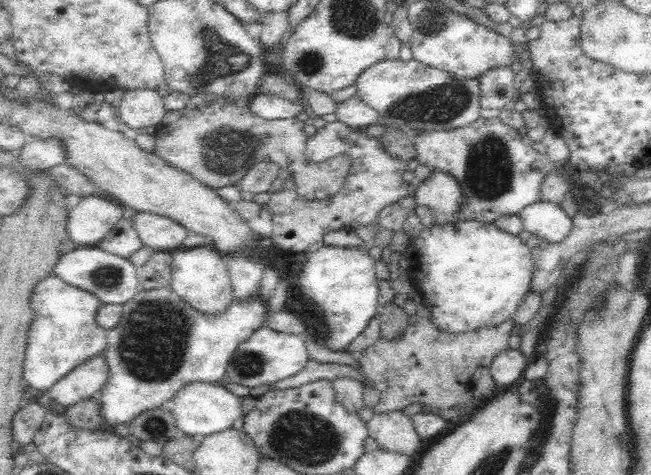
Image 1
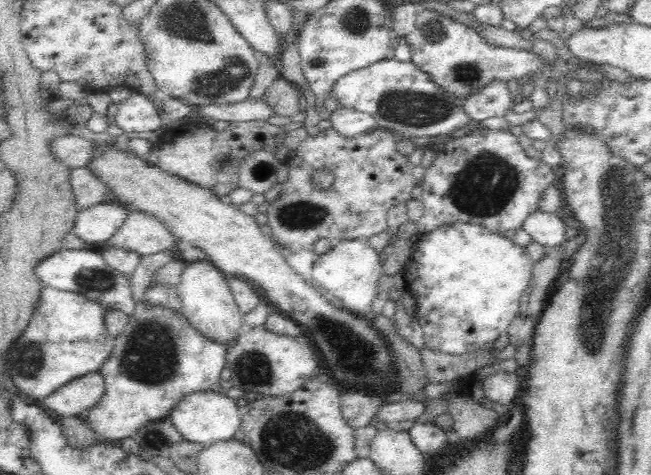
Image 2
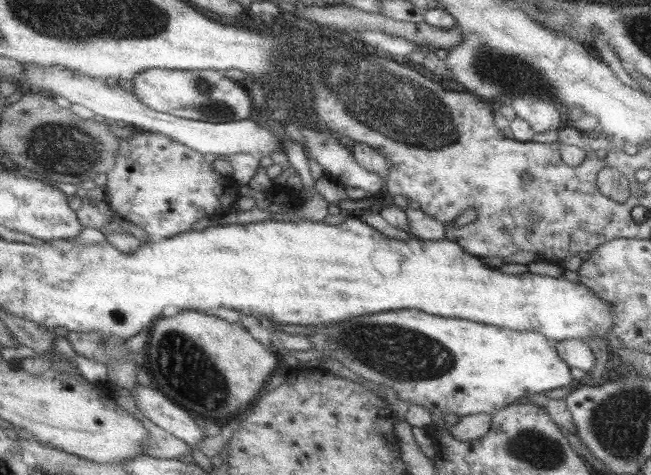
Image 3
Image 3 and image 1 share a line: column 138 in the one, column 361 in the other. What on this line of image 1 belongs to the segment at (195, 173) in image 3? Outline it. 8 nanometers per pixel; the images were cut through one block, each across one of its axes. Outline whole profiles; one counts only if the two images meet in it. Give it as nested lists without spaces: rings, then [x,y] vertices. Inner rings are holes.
[[[339,120],[326,123],[308,138],[304,153],[315,163],[332,159],[342,153],[350,153],[352,166],[346,175],[344,186],[334,196],[322,200],[303,199],[298,193],[292,174],[283,181],[280,189],[271,193],[267,202],[267,210],[272,215],[271,241],[282,250],[306,252],[308,246],[322,240],[329,232],[374,225],[379,210],[413,192],[412,187],[402,179],[402,174],[408,170],[408,162],[388,156],[381,149],[376,137],[368,137],[363,130],[352,128]]]

